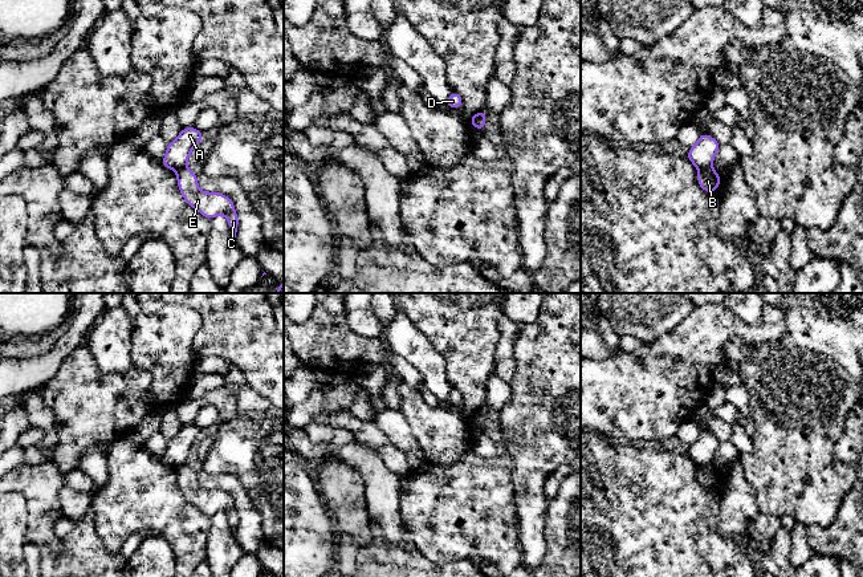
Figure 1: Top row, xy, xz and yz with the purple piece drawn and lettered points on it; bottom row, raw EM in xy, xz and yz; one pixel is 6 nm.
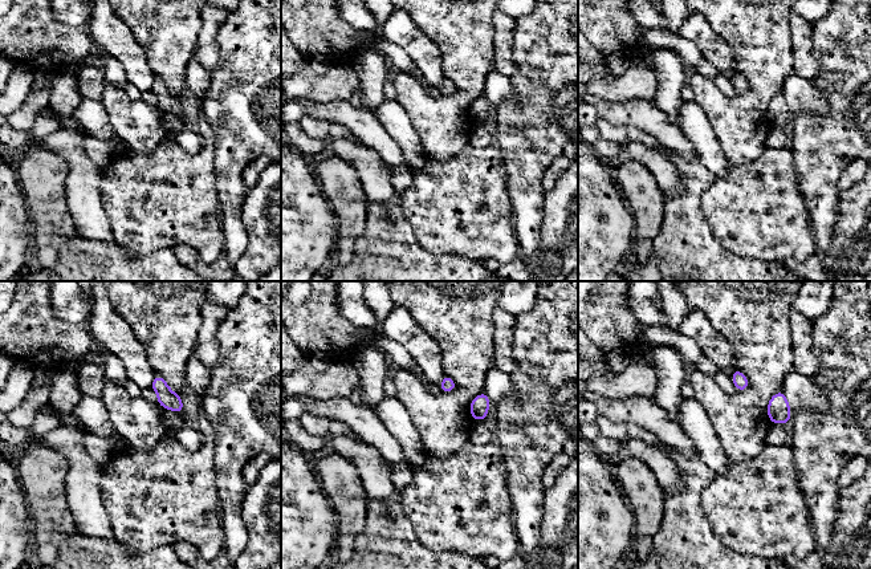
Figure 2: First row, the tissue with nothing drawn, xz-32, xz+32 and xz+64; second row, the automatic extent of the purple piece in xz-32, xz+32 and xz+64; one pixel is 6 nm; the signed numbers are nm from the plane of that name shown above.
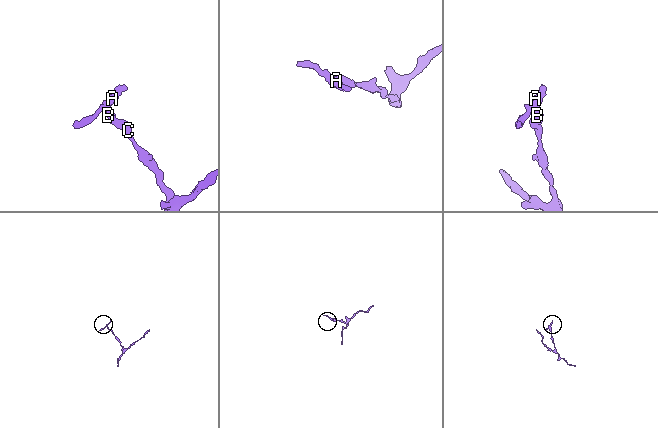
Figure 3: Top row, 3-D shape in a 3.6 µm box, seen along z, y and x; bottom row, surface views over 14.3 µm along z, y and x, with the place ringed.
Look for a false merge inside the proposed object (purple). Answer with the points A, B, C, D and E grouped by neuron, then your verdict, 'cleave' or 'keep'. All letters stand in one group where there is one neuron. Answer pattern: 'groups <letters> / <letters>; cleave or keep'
groups A D / B C E; cleave

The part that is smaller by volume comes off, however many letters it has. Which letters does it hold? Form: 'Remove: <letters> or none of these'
Remove: A, D

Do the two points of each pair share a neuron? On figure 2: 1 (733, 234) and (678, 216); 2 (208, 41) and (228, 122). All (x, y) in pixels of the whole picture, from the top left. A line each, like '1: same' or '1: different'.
1: different
2: different

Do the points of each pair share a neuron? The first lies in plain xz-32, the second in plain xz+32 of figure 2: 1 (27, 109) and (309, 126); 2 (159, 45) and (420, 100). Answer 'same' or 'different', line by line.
1: same
2: same

